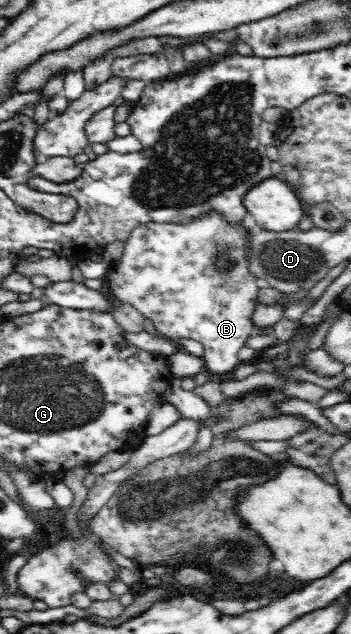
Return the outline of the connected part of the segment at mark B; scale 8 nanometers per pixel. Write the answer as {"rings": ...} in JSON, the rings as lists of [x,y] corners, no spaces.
{"rings":[[[219,215],[198,219],[189,225],[145,223],[133,230],[120,262],[108,267],[107,280],[119,299],[131,303],[150,318],[159,335],[176,342],[179,338],[196,340],[204,346],[205,372],[210,375],[233,374],[240,363],[238,353],[249,335],[255,332],[250,317],[257,306],[260,287],[247,270],[245,244],[248,221],[237,229],[221,221]]]}

